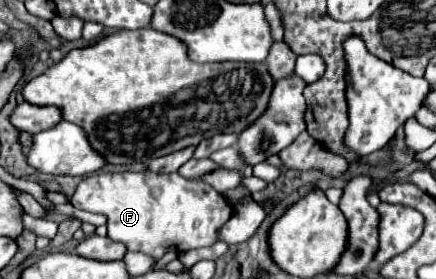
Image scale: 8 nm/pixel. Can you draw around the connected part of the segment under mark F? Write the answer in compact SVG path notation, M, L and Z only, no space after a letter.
M94 173L80 181L70 203L76 209L106 215L112 241L124 243L128 251L142 251L156 259L172 247L188 251L214 245L222 225L232 217L232 205L216 189L202 181L184 179L178 173Z

